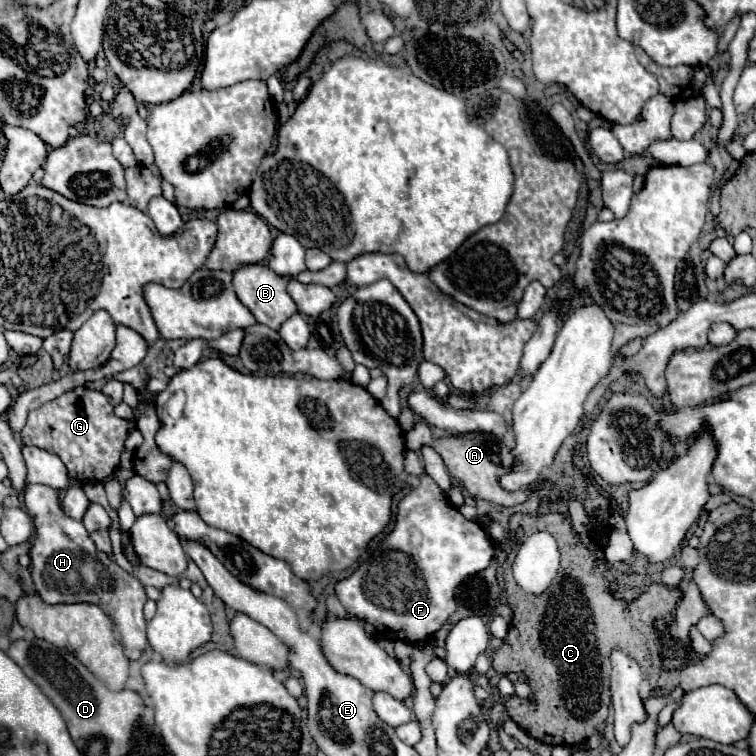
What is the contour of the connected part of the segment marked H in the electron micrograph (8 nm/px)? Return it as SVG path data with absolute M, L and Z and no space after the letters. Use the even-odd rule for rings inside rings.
M28 484L24 492L28 514L36 526L32 546L32 582L38 594L48 604L90 602L100 606L114 622L116 638L126 648L130 660L138 660L146 648L146 618L142 608L146 604L144 586L138 578L124 572L104 552L96 550L82 522L68 518L60 504L58 492L44 484Z

